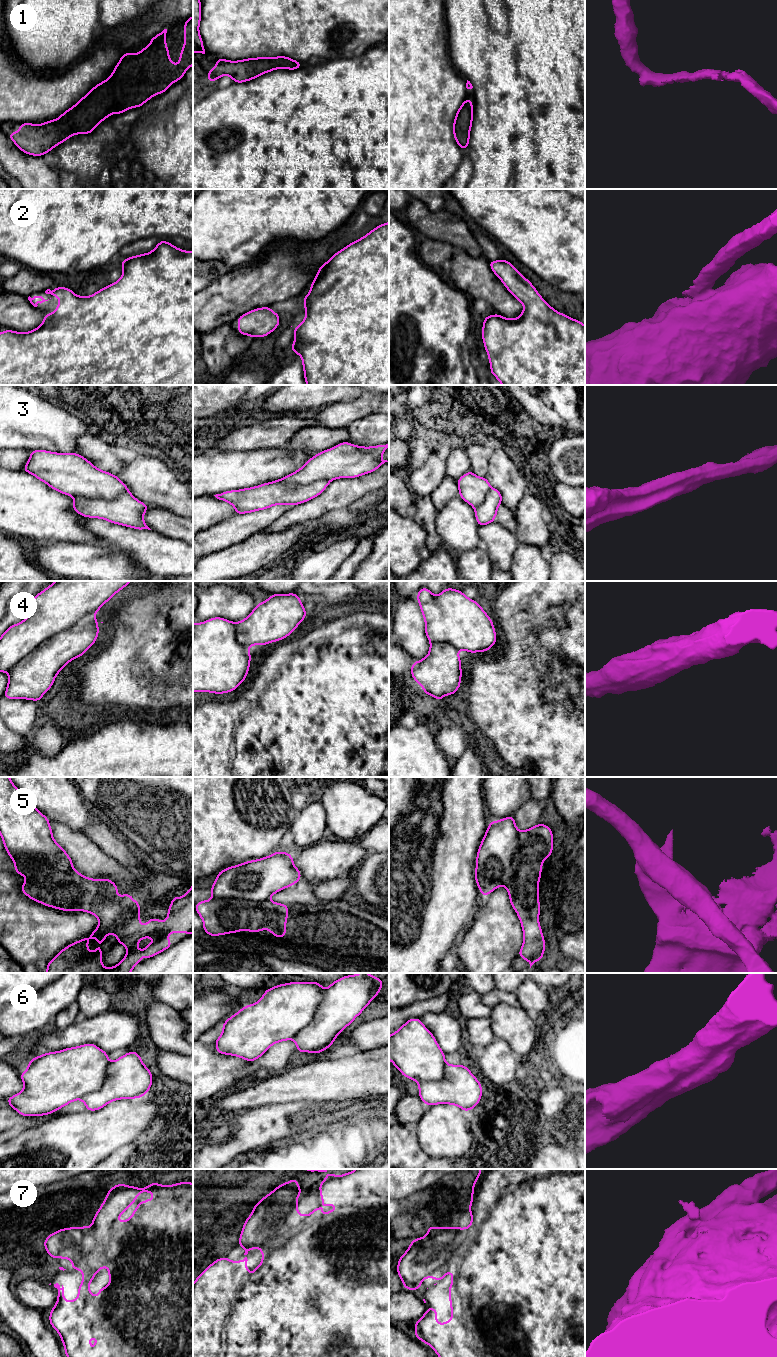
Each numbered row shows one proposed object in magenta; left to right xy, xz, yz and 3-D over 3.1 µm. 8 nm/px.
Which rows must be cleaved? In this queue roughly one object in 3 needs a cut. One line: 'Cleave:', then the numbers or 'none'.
Cleave: 5, 7

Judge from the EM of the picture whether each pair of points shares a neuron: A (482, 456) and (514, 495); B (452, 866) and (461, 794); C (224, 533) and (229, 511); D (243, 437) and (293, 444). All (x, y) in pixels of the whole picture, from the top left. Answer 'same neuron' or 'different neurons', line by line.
A: same neuron
B: same neuron
C: different neurons
D: same neuron

